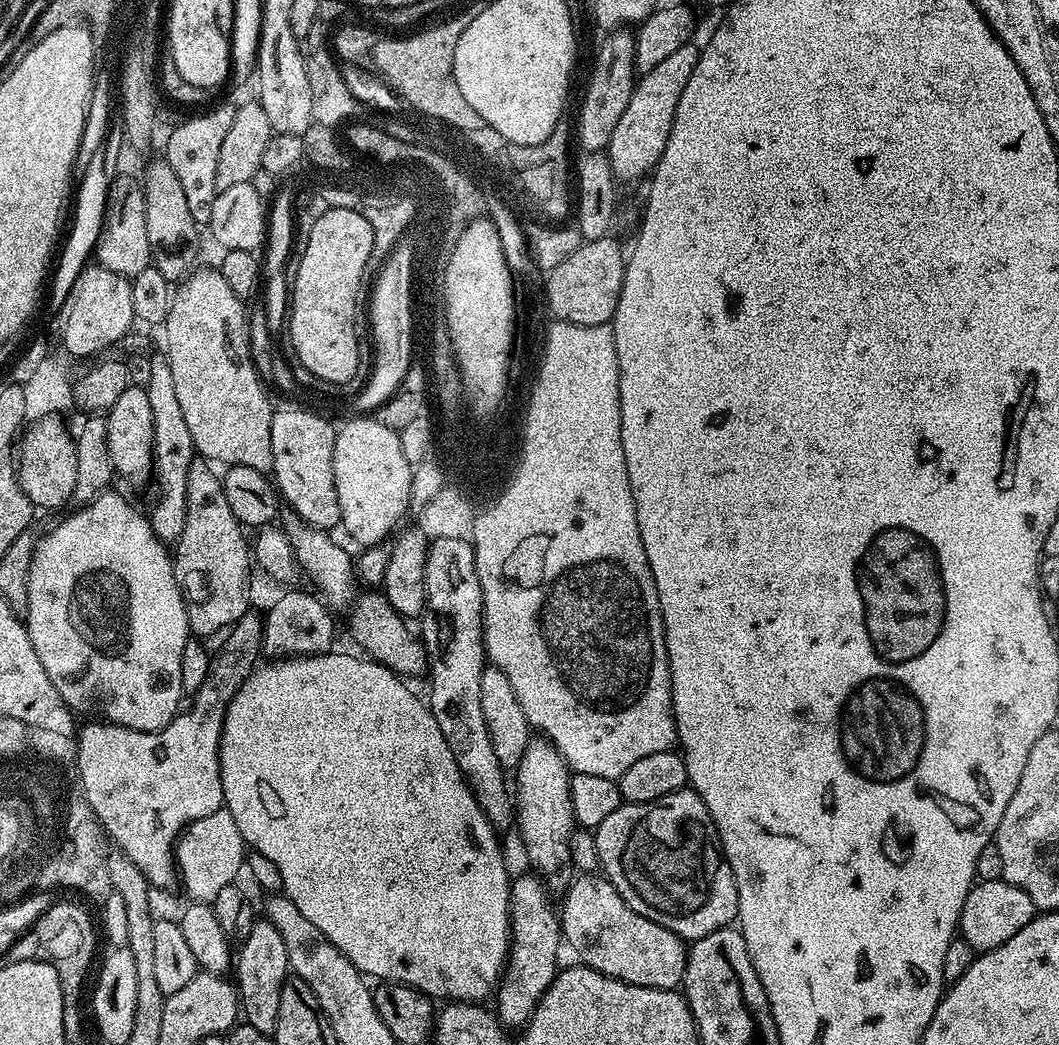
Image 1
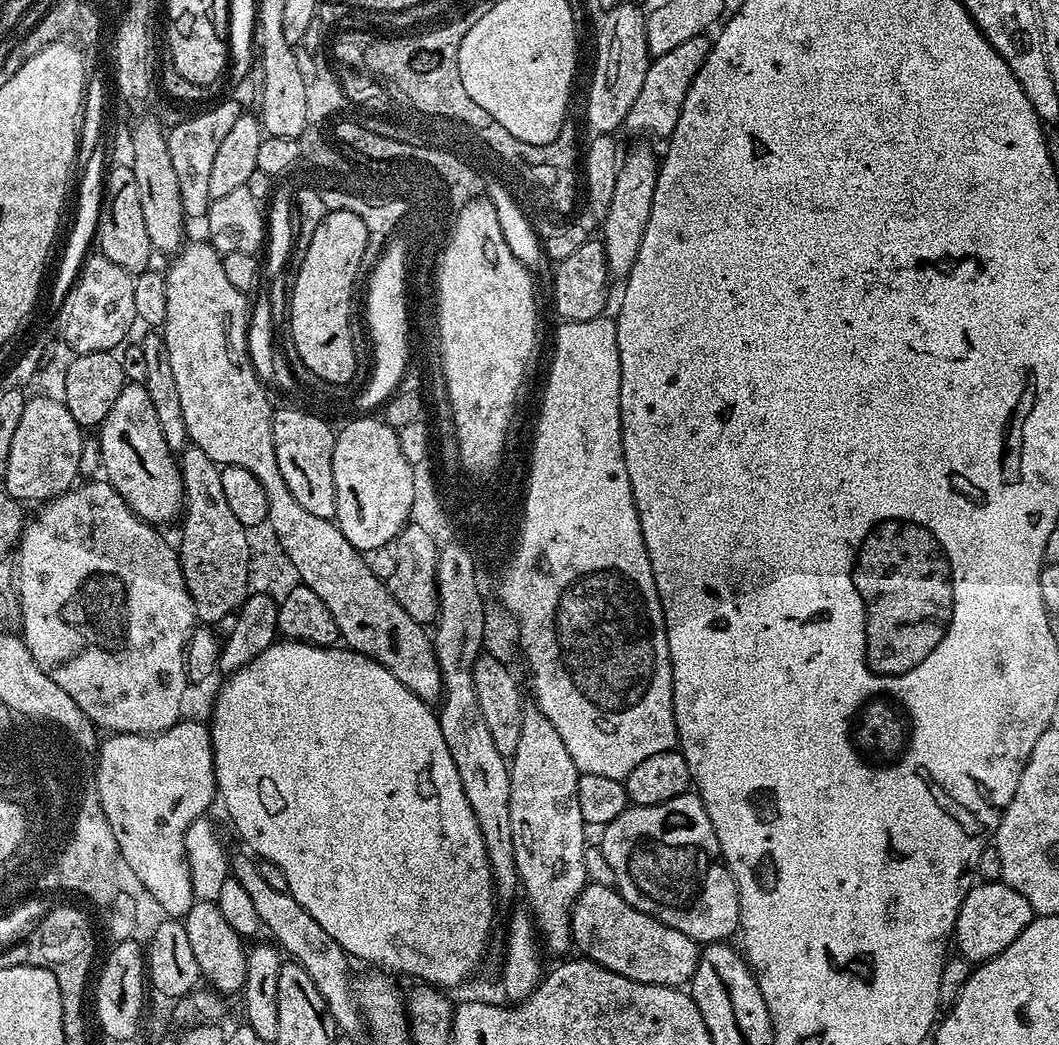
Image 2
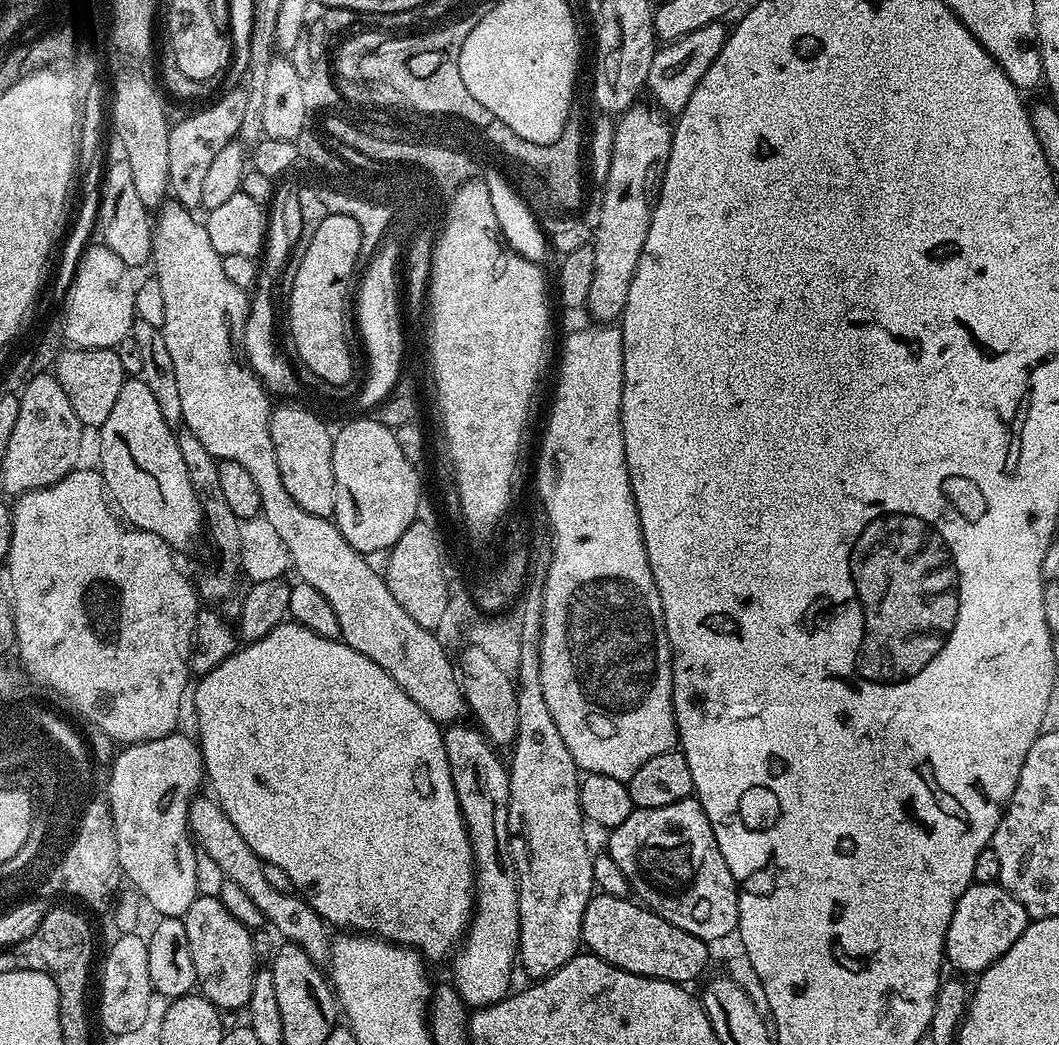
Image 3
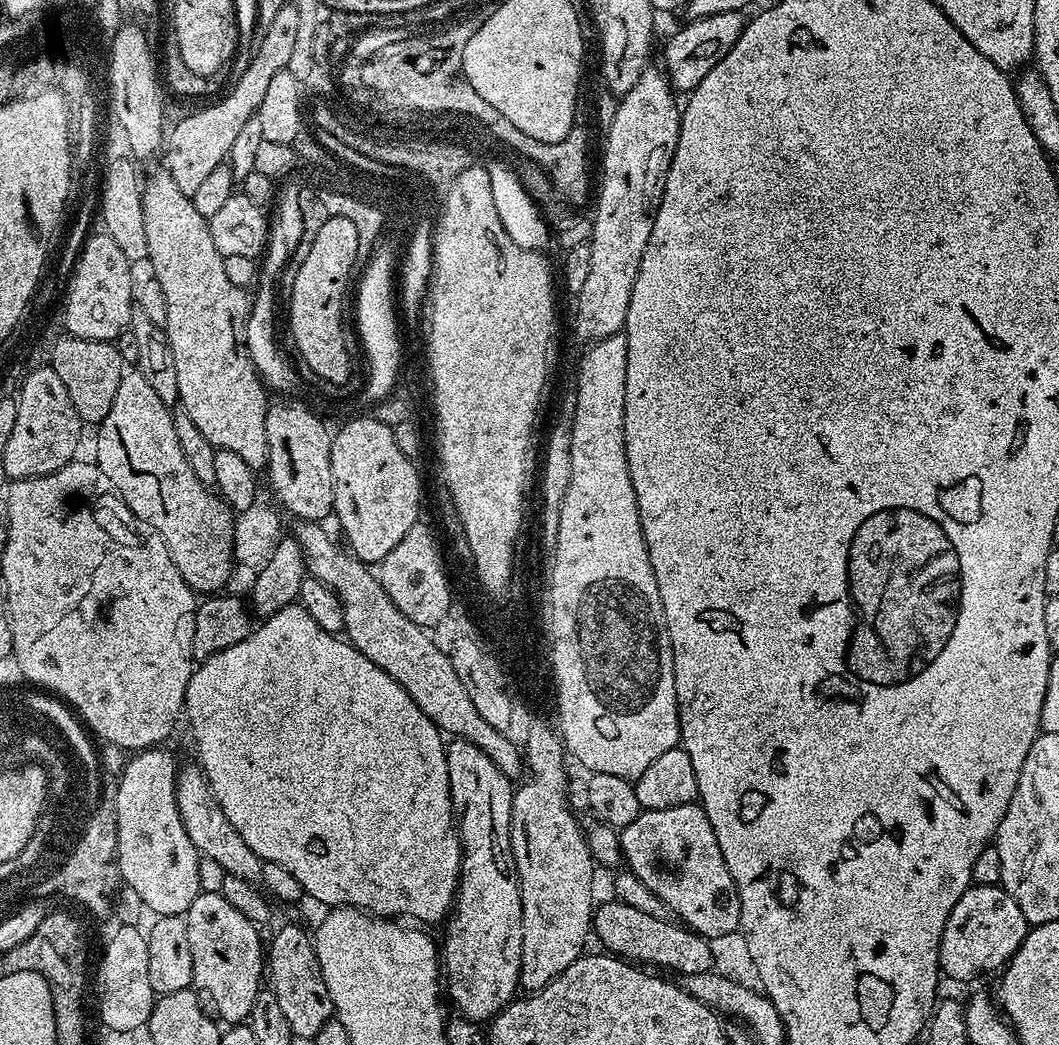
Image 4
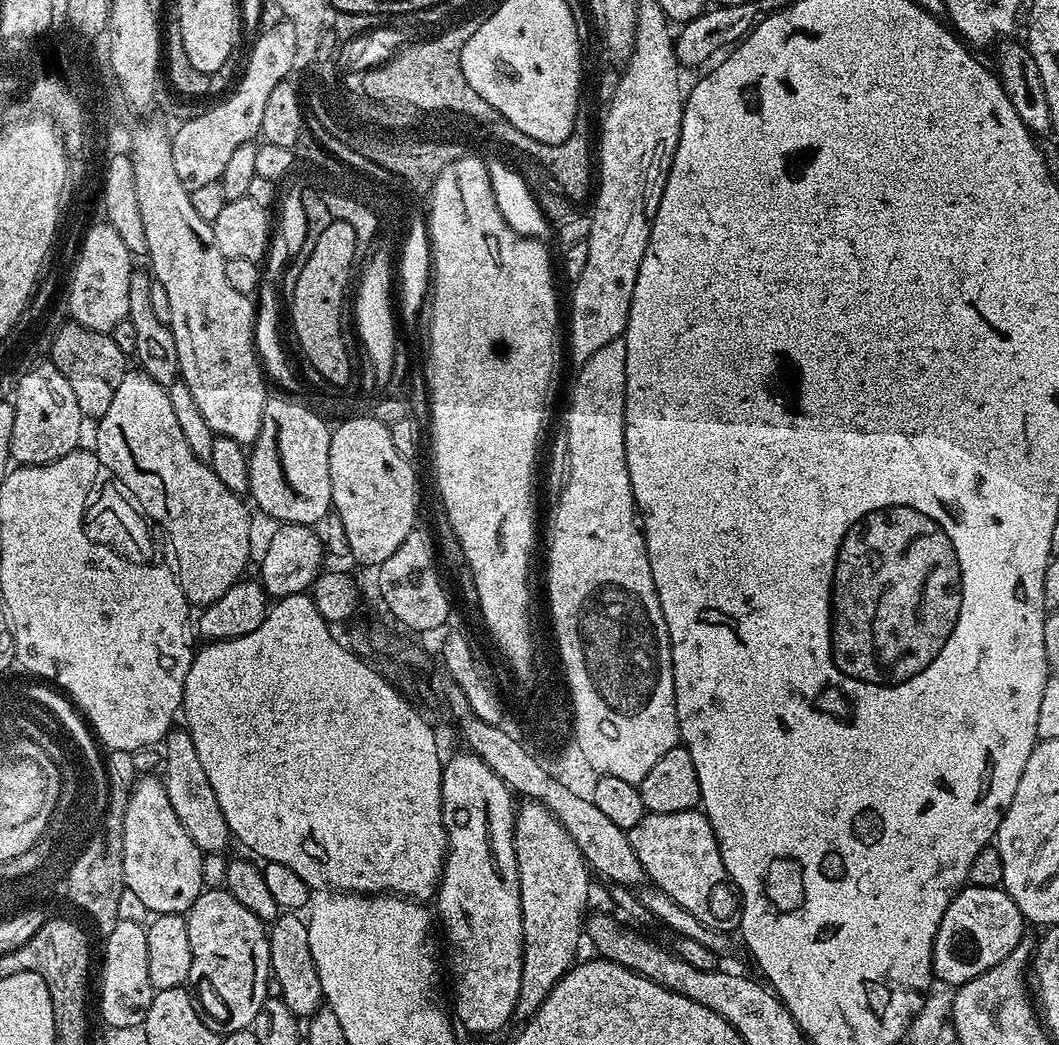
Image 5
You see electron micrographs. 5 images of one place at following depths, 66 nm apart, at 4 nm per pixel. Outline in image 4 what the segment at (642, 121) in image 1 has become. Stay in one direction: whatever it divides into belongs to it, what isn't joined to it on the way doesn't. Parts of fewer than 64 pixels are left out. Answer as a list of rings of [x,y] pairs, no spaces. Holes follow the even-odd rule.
[[[727,12],[726,14],[710,14],[706,18],[698,18],[697,20],[689,19],[685,28],[680,28],[668,41],[664,44],[664,64],[662,63],[662,71],[668,77],[668,83],[672,85],[677,93],[687,94],[693,88],[698,86],[698,82],[702,82],[702,78],[706,74],[710,74],[712,65],[716,61],[721,60],[726,53],[732,49],[734,42],[742,34],[746,23],[744,12]]]

